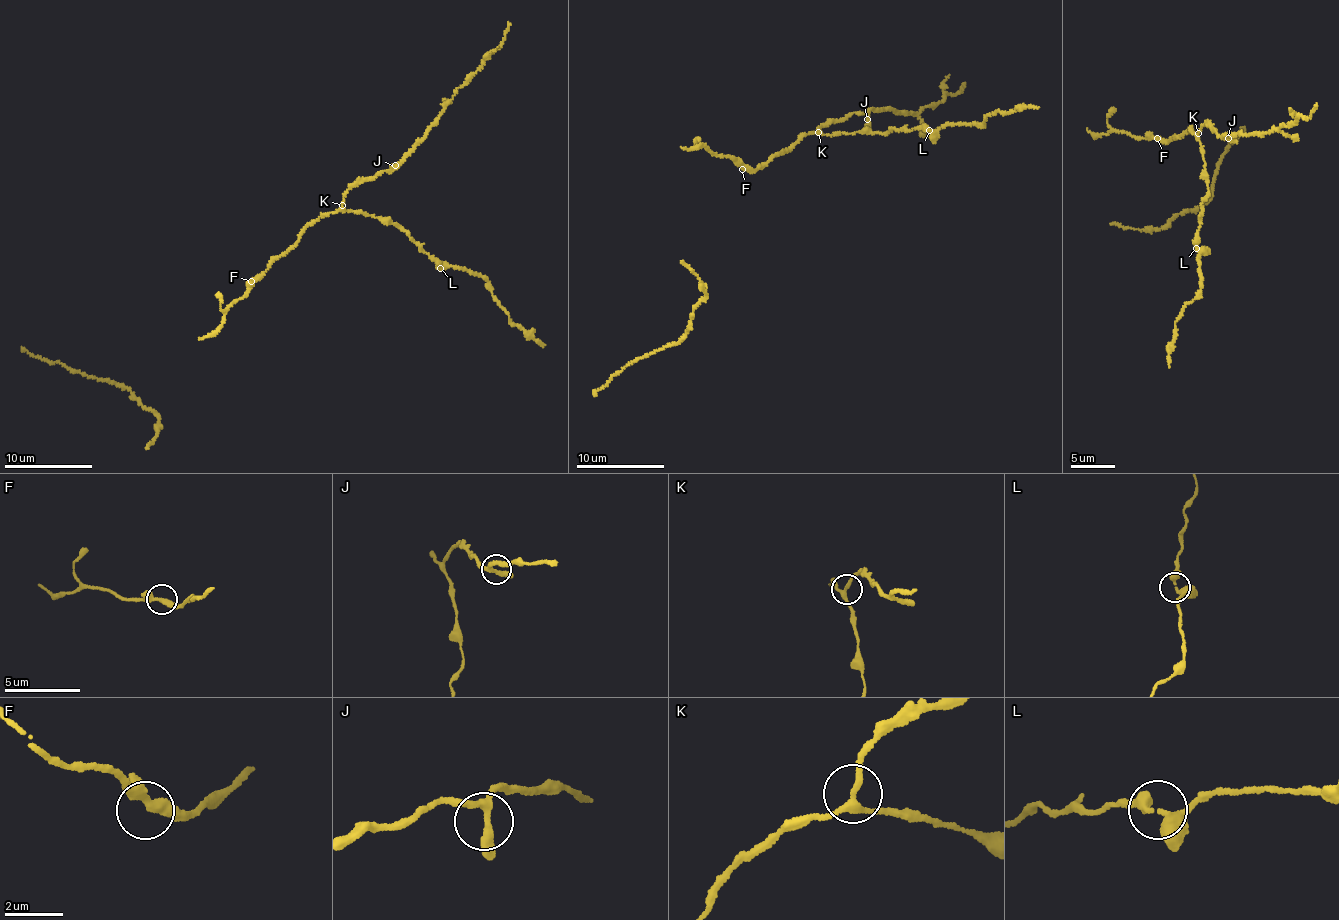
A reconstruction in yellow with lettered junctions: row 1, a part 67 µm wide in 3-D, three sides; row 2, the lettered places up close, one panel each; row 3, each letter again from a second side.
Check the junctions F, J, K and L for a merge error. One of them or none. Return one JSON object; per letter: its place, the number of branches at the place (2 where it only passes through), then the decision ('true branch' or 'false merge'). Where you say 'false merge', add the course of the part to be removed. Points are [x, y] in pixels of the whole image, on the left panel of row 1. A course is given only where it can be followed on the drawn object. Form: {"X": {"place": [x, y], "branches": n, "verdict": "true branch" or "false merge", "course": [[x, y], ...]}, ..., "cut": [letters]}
{"F": {"place": [251, 281], "branches": 3, "verdict": "true branch"}, "J": {"place": [395, 165], "branches": 3, "verdict": "true branch"}, "K": {"place": [342, 205], "branches": 3, "verdict": "true branch"}, "L": {"place": [440, 268], "branches": 3, "verdict": "true branch"}, "cut": []}

